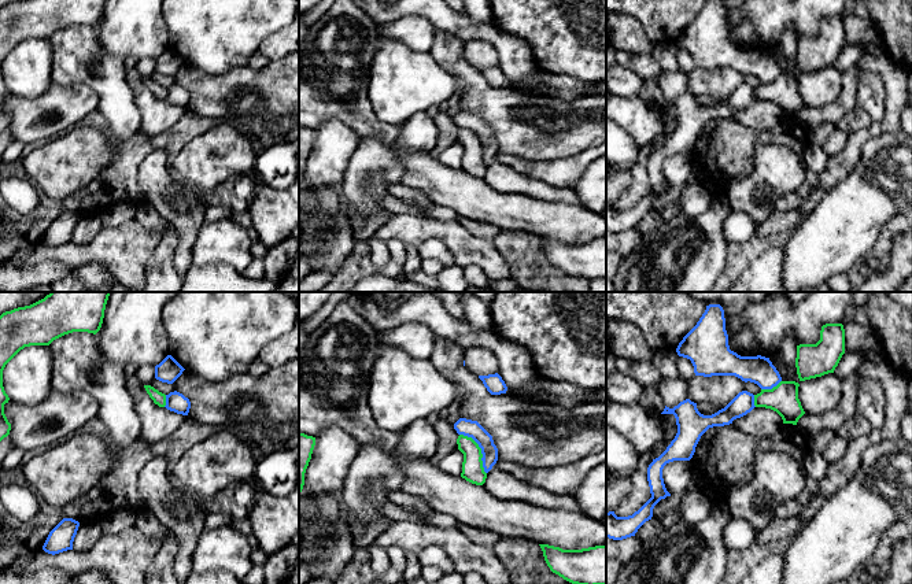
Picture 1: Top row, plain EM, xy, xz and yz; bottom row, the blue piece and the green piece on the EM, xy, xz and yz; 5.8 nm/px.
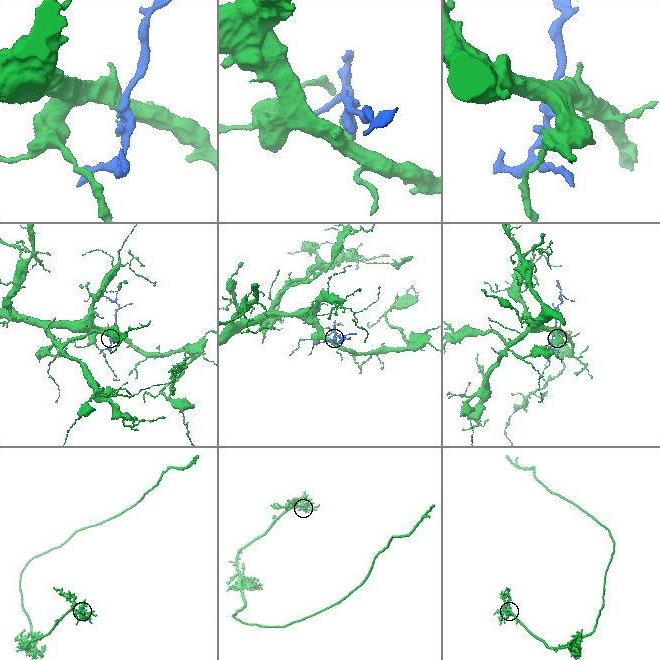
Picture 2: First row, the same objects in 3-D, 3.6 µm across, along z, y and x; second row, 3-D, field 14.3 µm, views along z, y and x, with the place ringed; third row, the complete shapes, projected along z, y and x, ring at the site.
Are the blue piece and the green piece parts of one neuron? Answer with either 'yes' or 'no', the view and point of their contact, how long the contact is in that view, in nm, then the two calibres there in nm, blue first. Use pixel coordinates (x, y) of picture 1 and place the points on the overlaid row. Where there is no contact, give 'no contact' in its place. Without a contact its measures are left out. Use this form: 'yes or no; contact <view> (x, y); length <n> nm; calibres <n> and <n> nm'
no; contact xz (482, 450); length 280 nm; calibres 100 and 130 nm

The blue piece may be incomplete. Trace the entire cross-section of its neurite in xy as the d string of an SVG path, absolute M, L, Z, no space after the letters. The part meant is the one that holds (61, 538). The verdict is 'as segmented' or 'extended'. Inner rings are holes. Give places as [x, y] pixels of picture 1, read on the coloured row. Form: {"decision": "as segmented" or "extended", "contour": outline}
{"decision": "as segmented", "contour": "M63 518L48 535L43 550L48 554L59 554L73 550L73 542L80 522L73 518Z"}

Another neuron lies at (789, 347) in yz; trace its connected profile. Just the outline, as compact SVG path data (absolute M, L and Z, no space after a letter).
M787 333L782 341L780 354L783 362L787 365L791 373L797 372L795 358L797 358L797 343L791 333Z

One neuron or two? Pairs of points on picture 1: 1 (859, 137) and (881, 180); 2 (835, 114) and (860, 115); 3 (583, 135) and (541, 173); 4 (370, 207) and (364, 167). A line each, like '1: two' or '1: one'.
1: two
2: two
3: two
4: one

